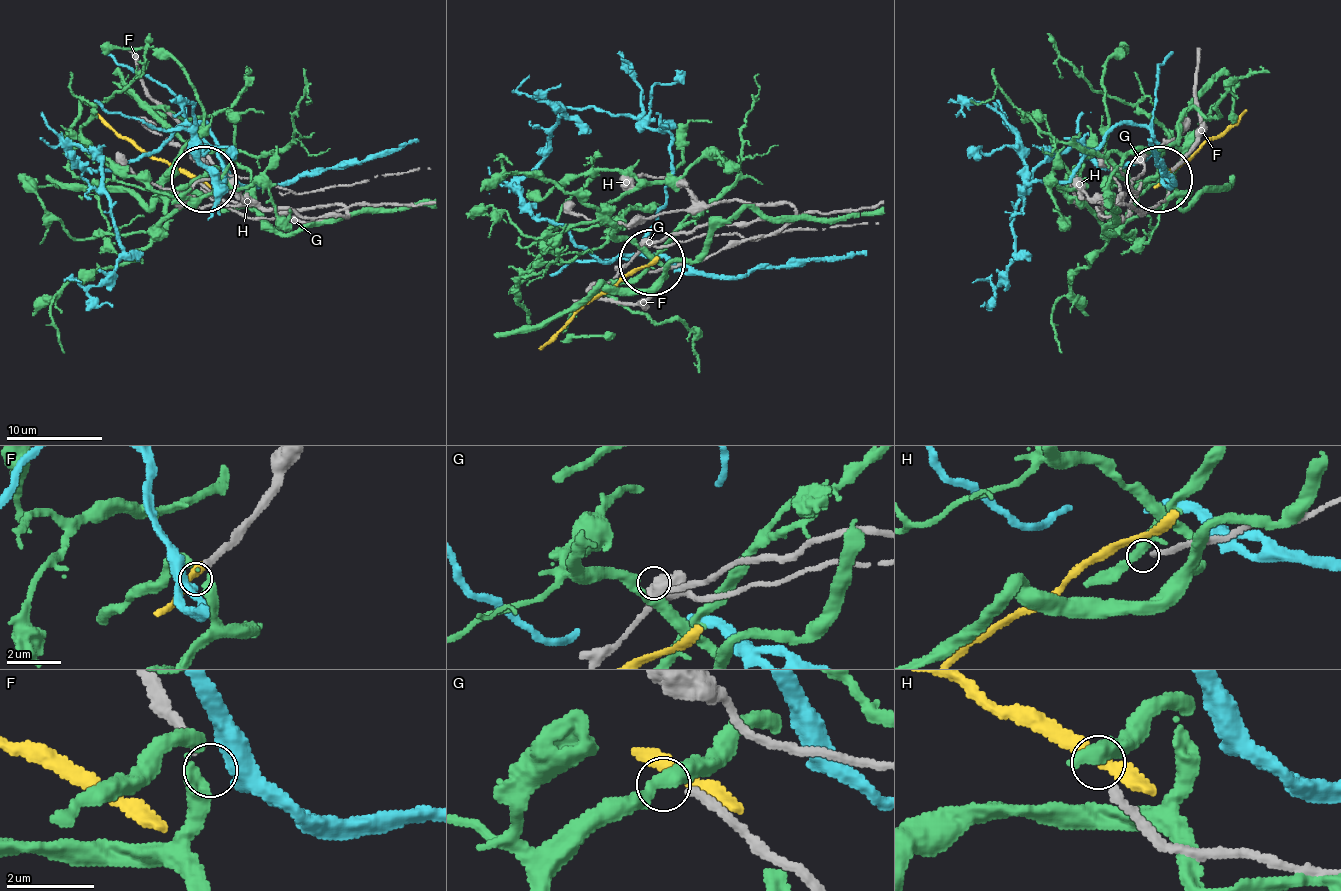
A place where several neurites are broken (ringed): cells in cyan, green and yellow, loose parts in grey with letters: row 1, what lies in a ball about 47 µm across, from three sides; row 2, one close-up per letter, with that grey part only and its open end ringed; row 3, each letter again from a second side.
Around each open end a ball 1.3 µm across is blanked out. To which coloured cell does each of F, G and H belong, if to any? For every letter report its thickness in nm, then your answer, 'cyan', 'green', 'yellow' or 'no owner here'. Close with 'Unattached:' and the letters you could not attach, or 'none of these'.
F: calibre 240 nm; cyan
G: calibre 200 nm; no owner here
H: calibre 190 nm; no owner here
Unattached: G, H

